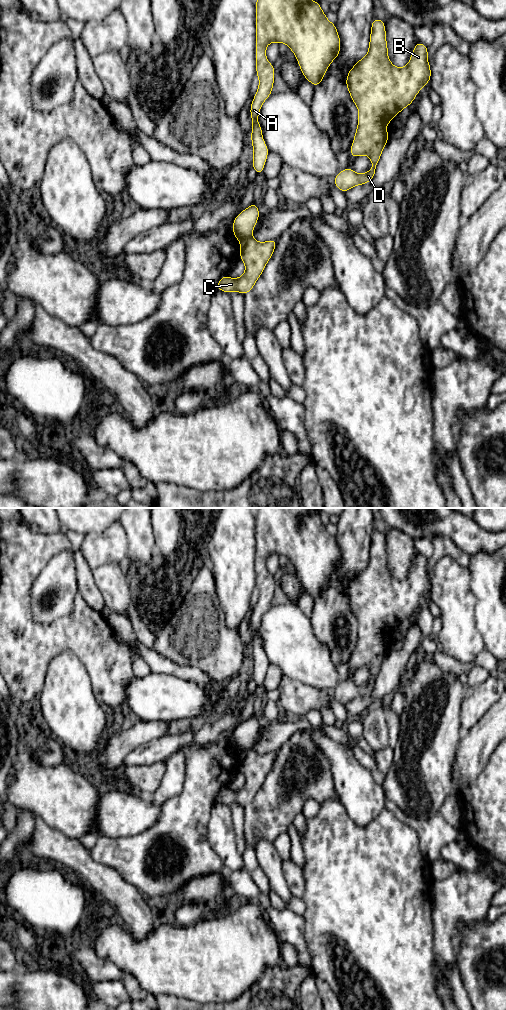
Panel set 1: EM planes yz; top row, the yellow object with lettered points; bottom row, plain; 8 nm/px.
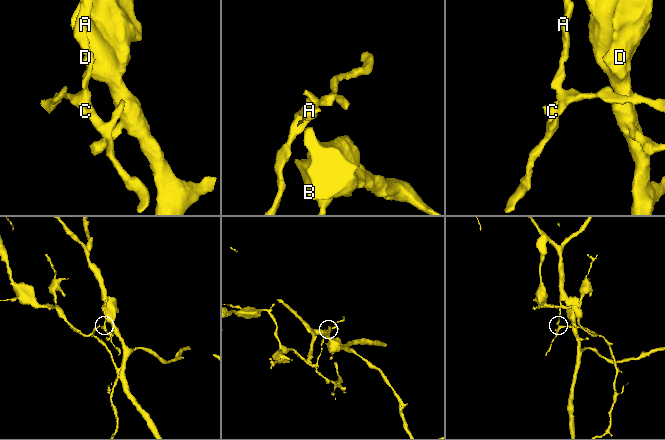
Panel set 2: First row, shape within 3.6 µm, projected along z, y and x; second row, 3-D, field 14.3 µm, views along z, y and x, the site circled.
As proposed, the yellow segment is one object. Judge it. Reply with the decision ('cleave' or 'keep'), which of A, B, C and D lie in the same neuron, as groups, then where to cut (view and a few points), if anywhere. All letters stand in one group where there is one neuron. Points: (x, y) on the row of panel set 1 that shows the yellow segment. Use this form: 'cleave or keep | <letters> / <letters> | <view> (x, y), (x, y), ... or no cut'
cleave | A B D / C | yz (251, 236), (240, 241)

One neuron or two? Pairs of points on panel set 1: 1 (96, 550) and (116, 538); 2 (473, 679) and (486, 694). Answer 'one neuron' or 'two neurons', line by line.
1: one neuron
2: two neurons

